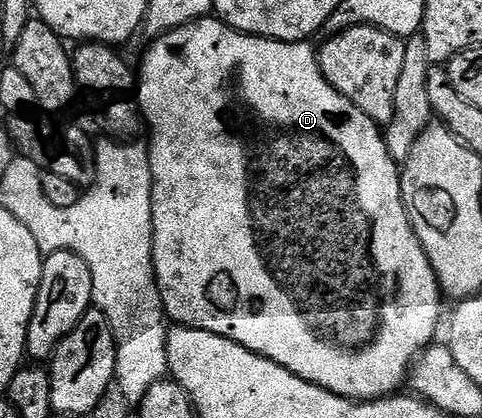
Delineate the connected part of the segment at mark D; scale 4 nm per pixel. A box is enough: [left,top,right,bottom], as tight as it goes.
[136,16,444,402]

